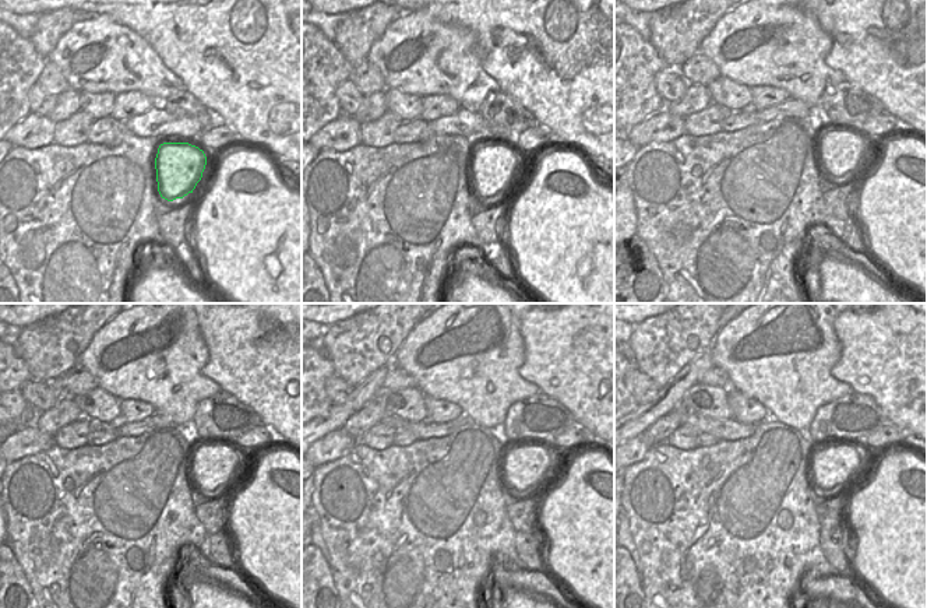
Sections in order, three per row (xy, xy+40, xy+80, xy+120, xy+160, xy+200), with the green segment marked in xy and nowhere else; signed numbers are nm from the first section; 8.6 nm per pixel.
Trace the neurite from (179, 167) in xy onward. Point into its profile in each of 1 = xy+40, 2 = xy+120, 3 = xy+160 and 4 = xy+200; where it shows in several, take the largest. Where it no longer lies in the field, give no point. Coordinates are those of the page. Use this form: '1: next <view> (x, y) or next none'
1: next xy+40 (494, 167)
2: next xy+120 (212, 466)
3: next xy+160 (521, 467)
4: next xy+200 (834, 466)

